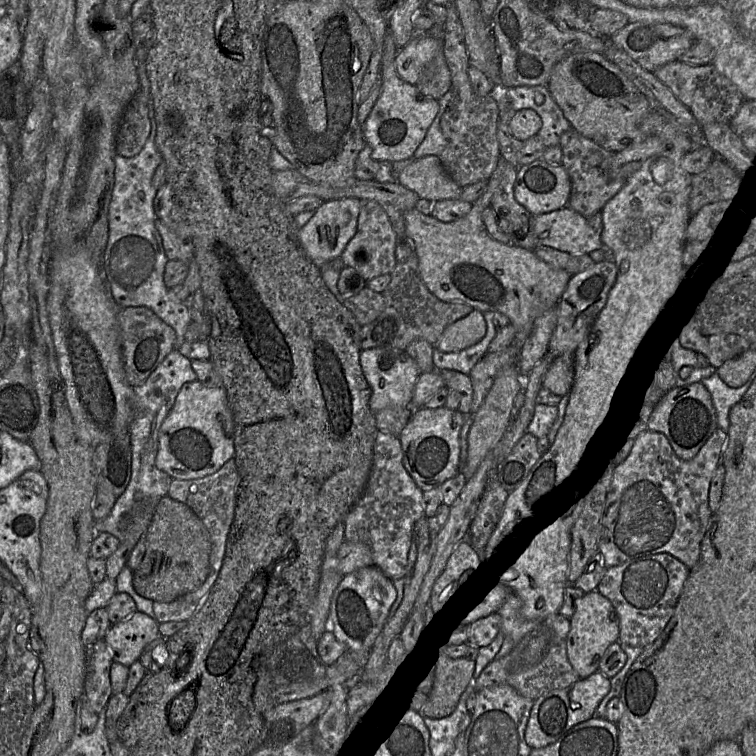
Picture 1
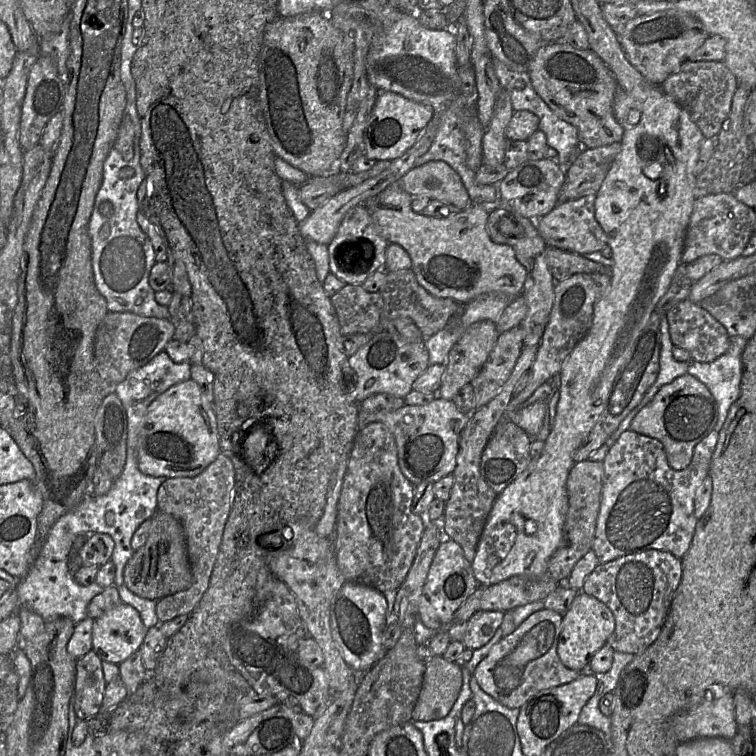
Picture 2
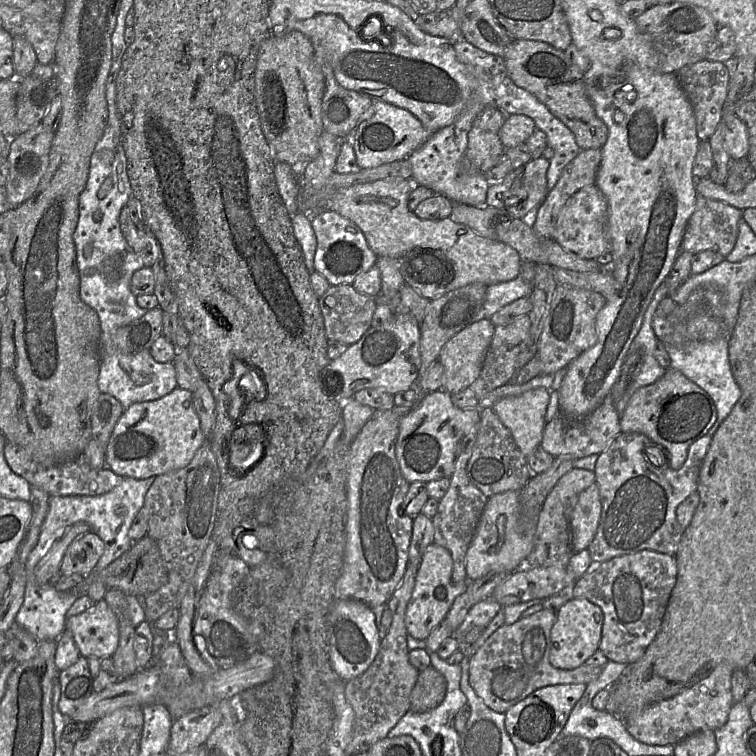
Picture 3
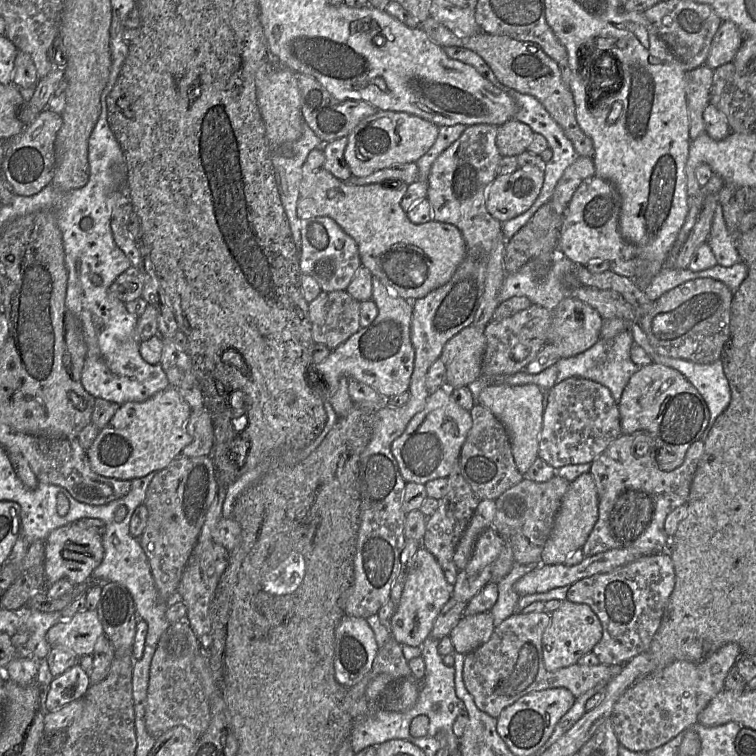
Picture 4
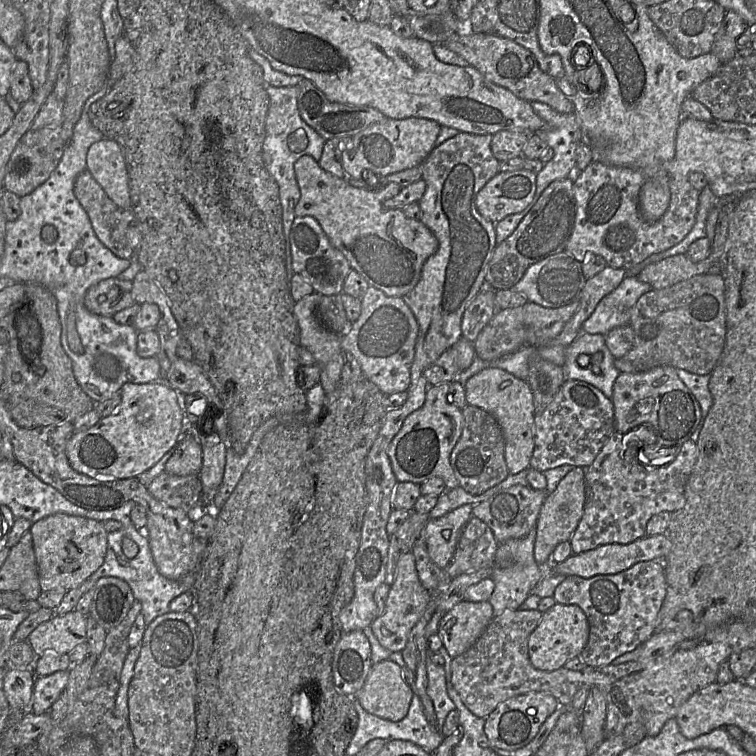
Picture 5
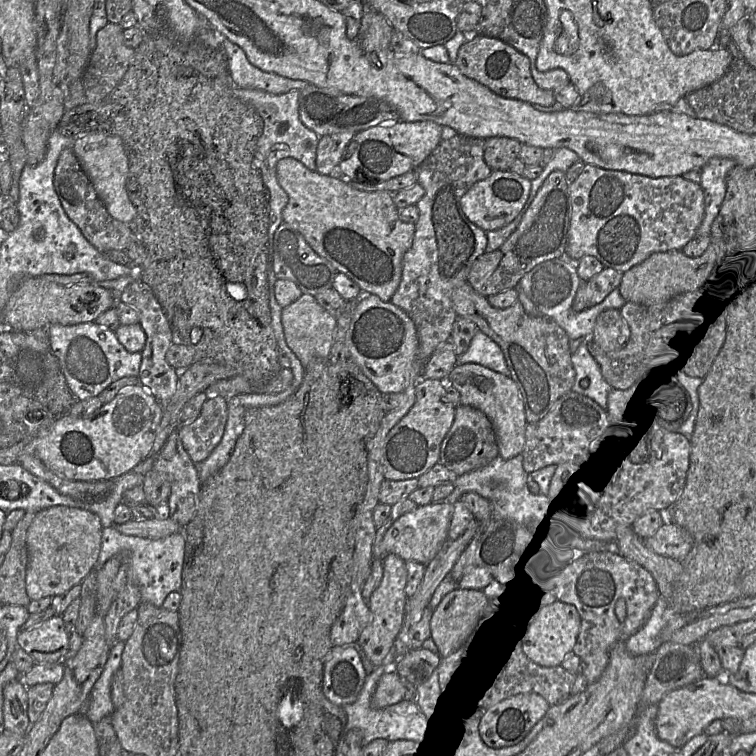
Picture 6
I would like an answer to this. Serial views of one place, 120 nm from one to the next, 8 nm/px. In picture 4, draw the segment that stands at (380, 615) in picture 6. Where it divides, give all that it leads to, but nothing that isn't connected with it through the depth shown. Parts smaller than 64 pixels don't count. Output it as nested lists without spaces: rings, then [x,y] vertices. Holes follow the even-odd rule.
[[[420,546],[414,558],[414,566],[408,570],[403,592],[389,621],[391,636],[401,645],[419,647],[431,635],[435,619],[452,597],[454,586],[447,582],[436,558]]]

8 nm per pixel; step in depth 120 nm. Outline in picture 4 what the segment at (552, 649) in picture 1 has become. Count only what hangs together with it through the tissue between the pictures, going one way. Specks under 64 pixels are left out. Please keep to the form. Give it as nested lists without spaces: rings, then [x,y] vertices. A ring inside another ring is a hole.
[[[546,611],[513,613],[495,626],[486,642],[466,654],[463,681],[481,711],[497,718],[505,707],[522,696],[549,688],[566,688],[578,698],[600,682],[609,682],[613,678],[610,666],[605,664],[573,664],[556,671],[546,670],[542,656],[542,635],[550,620],[551,615]]]

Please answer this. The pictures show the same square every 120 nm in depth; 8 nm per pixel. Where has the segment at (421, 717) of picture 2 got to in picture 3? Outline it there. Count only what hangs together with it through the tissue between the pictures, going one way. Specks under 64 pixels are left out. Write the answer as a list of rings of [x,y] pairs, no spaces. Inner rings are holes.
[[[431,665],[422,671],[411,692],[411,710],[427,712],[438,707],[445,698],[447,682],[443,674]]]

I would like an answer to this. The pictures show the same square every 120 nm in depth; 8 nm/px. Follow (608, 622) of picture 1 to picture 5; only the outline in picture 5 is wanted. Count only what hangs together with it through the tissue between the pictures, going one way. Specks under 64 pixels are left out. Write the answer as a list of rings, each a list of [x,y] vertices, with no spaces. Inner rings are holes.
[[[556,603],[542,614],[537,627],[528,639],[528,653],[532,665],[544,671],[564,667],[567,661],[578,657],[589,637],[589,623],[583,610],[577,605]]]

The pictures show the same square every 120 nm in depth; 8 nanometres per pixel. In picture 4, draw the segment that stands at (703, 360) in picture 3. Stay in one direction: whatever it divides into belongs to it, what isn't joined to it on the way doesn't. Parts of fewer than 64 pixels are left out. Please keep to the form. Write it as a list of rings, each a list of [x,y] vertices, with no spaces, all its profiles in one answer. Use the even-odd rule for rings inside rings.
[[[630,322],[627,331],[631,333],[634,344],[640,345],[650,355],[653,363],[678,370],[701,394],[710,412],[709,424],[702,438],[705,439],[718,416],[731,401],[731,390],[721,360],[718,359],[711,364],[697,364],[660,355],[651,346],[646,334],[636,322]]]

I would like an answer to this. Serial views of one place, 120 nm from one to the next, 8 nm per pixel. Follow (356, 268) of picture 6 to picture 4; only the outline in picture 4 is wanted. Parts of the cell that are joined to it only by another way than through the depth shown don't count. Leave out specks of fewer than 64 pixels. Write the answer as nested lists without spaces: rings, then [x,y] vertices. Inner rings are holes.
[[[313,149],[302,167],[301,192],[297,204],[300,219],[328,216],[357,243],[361,266],[366,267],[389,290],[407,300],[423,298],[446,284],[466,255],[461,231],[435,220],[415,224],[401,207],[408,188],[404,182],[357,186],[336,178],[325,168],[322,149]]]

